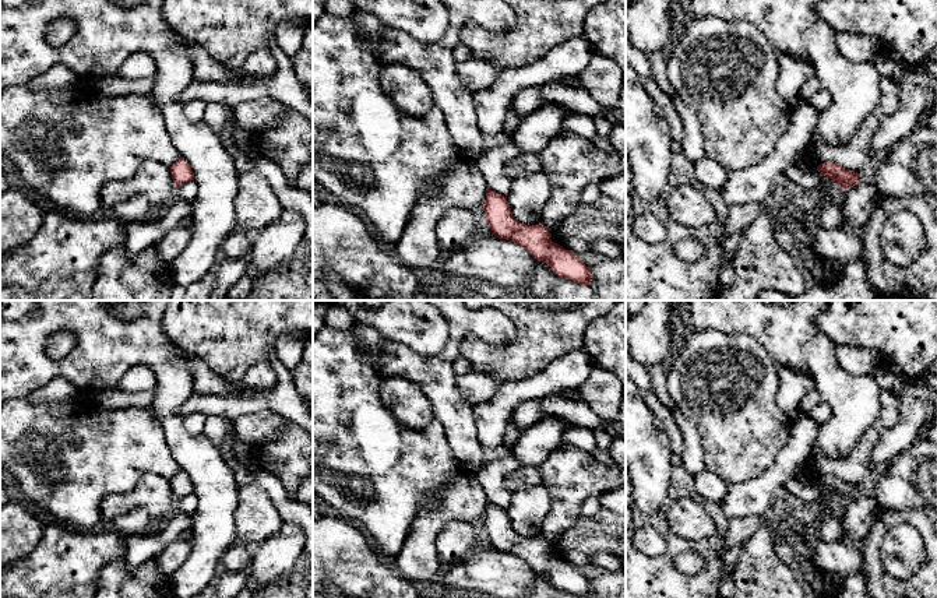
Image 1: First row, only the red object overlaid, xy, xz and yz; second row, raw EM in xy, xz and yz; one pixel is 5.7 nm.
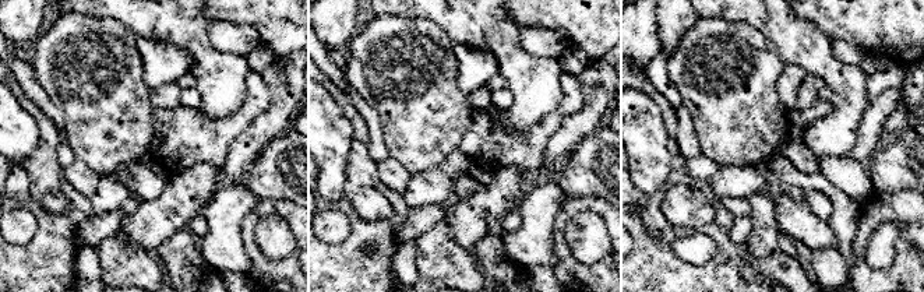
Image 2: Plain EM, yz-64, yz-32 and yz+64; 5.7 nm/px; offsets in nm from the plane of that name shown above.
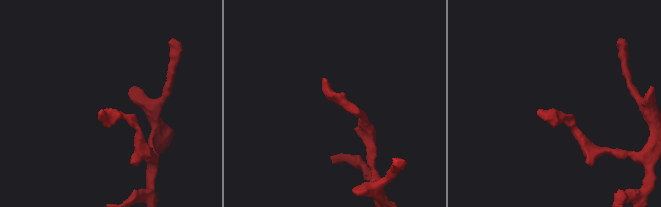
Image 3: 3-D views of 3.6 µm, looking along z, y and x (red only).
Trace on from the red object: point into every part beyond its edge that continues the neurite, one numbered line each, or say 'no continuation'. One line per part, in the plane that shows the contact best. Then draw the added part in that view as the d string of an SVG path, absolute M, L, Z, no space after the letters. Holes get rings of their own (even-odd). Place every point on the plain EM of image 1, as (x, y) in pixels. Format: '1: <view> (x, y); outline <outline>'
no continuation

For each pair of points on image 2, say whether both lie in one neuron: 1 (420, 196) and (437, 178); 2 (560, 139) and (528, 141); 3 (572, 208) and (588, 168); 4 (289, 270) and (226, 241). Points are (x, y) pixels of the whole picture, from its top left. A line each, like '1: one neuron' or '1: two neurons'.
1: one neuron
2: two neurons
3: two neurons
4: two neurons

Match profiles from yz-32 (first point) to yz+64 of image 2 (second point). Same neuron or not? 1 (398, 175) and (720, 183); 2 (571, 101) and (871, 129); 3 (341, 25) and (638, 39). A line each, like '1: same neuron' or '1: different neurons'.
1: different neurons
2: same neuron
3: same neuron

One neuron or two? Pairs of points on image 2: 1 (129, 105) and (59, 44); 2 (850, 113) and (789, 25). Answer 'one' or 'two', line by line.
1: one
2: one

